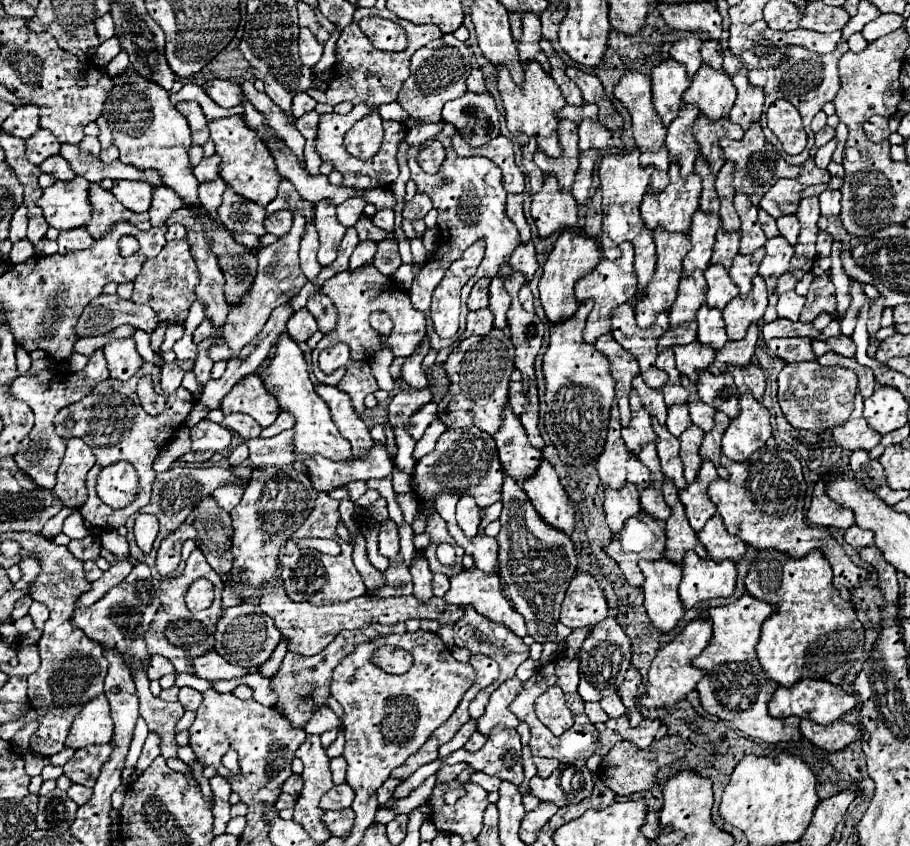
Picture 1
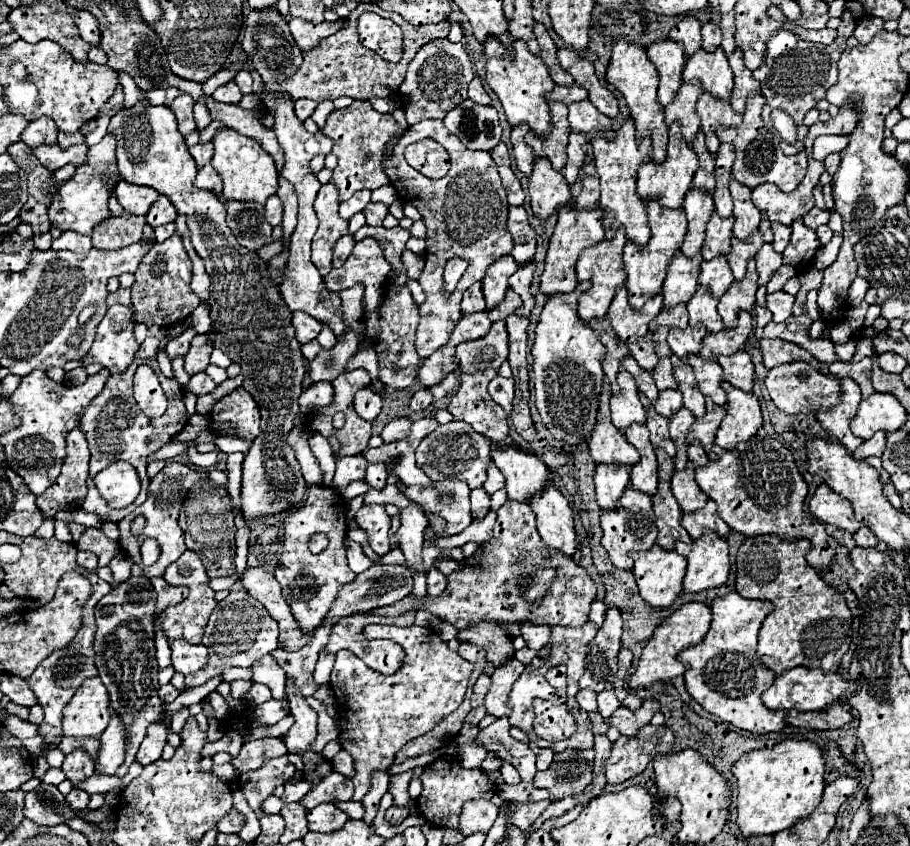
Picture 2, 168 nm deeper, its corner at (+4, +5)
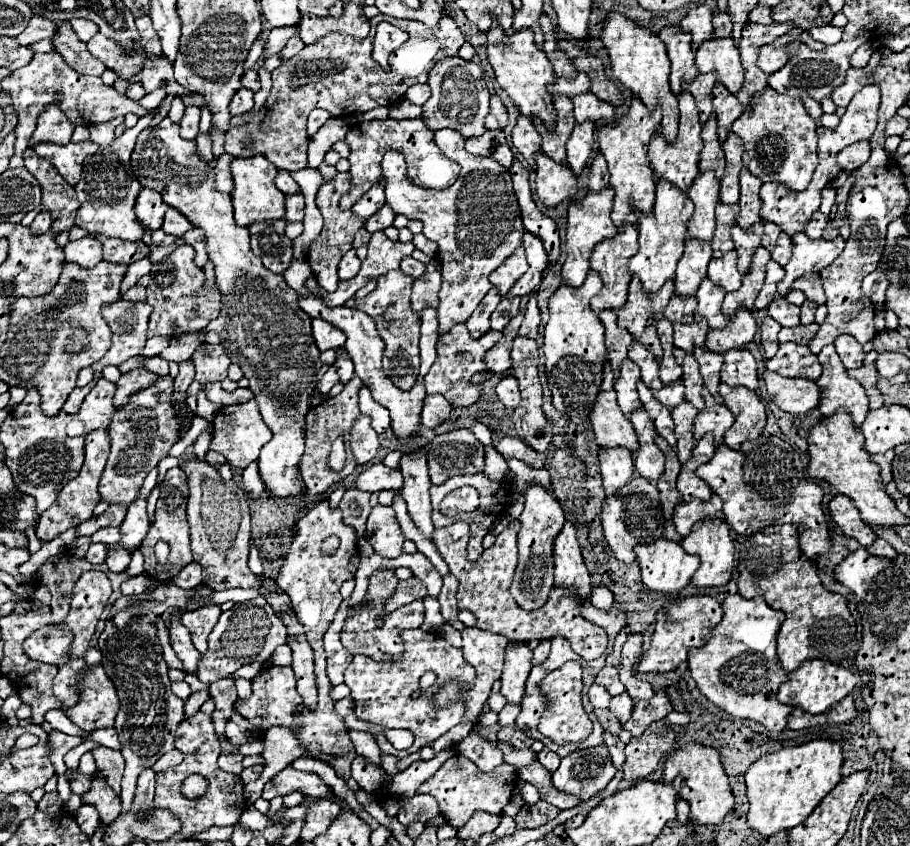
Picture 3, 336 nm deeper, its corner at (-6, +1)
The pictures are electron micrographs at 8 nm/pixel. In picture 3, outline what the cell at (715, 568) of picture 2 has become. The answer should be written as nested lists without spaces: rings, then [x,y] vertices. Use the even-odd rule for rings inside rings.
[[[704,518],[702,522],[696,522],[682,540],[682,548],[688,554],[700,556],[700,568],[692,578],[694,586],[710,588],[728,584],[734,568],[734,544],[724,520]]]

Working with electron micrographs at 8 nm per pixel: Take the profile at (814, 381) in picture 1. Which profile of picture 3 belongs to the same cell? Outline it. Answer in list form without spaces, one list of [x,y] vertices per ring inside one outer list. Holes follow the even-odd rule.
[[[770,370],[762,374],[770,400],[784,412],[806,414],[820,402],[820,388],[808,378],[784,378]]]

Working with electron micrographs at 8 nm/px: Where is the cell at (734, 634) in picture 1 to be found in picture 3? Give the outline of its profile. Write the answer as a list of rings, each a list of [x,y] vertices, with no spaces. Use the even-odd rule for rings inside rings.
[[[740,594],[726,596],[722,608],[724,616],[712,630],[712,638],[688,654],[690,674],[700,692],[730,716],[756,720],[768,730],[780,732],[792,712],[790,706],[776,700],[778,686],[788,678],[776,654],[776,634],[784,622],[784,612],[770,608],[762,596],[748,600]]]

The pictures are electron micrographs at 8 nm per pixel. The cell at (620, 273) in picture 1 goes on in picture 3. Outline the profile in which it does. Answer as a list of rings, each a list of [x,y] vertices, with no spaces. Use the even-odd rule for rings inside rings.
[[[626,224],[622,232],[618,232],[614,238],[598,242],[594,246],[592,256],[590,256],[590,268],[596,270],[604,282],[604,288],[590,300],[590,308],[598,314],[602,310],[618,310],[620,306],[626,304],[626,294],[628,294],[628,284],[630,284],[630,270],[628,270],[628,260],[630,256],[638,250],[638,228],[632,224]]]

